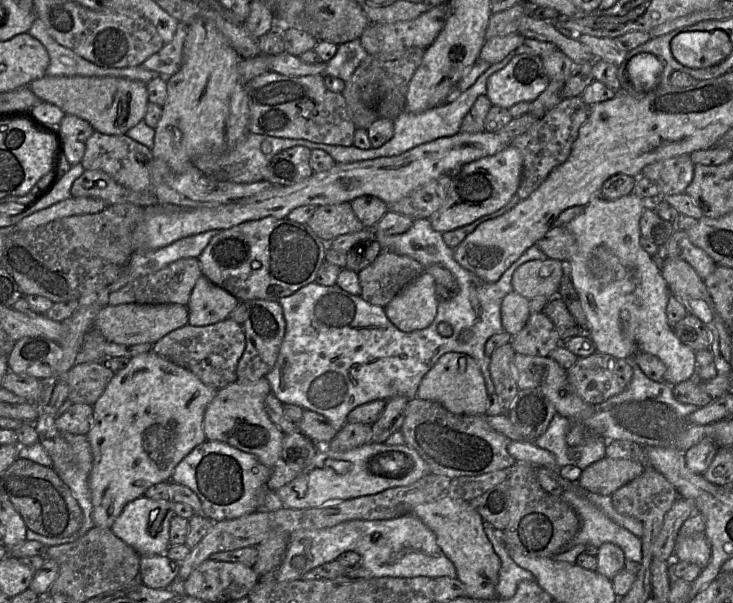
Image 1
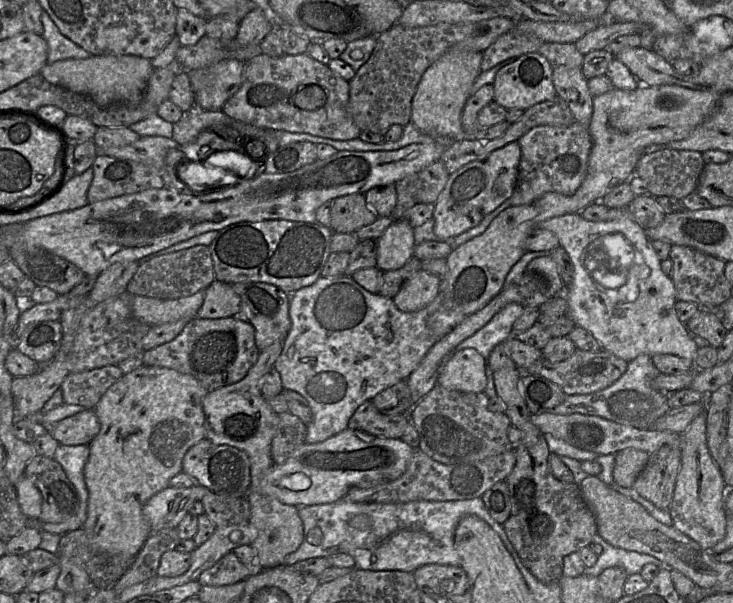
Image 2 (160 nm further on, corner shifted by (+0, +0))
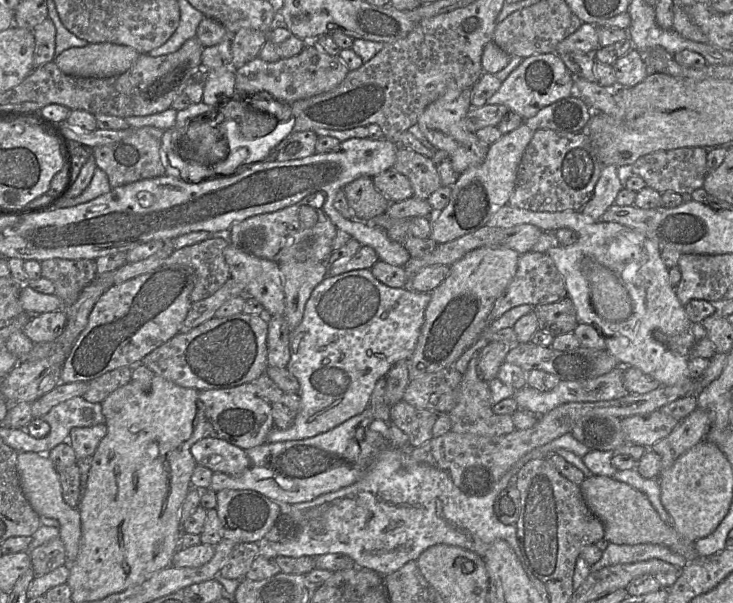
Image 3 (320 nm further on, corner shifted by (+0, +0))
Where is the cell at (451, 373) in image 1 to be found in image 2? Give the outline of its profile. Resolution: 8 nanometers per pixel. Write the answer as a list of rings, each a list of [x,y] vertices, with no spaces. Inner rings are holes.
[[[474,348],[453,351],[442,361],[437,384],[460,392],[484,392],[487,386],[486,360]]]

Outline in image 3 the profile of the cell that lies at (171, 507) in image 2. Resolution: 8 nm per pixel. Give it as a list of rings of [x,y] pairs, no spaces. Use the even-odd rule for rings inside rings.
[[[400,360],[386,375],[384,404],[369,405],[361,414],[311,438],[266,442],[245,450],[249,458],[247,469],[238,476],[214,472],[207,489],[216,493],[223,489],[253,490],[280,505],[291,505],[311,501],[320,495],[355,483],[365,473],[376,455],[387,449],[387,439],[370,428],[373,421],[384,422],[388,429],[388,448],[410,447],[408,436],[395,426],[390,418],[391,407],[402,401],[409,381],[409,360]]]

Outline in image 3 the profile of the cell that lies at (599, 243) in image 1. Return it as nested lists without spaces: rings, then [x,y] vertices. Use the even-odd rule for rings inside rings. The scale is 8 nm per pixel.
[[[509,204],[499,208],[486,225],[509,228],[520,224],[532,224],[548,232],[569,228],[578,233],[578,240],[574,244],[555,244],[548,249],[547,254],[564,278],[566,295],[576,309],[579,323],[589,324],[601,334],[606,342],[606,350],[621,366],[638,368],[655,378],[662,386],[691,382],[693,378],[688,369],[690,356],[673,353],[666,346],[666,339],[691,330],[692,322],[676,295],[675,287],[670,283],[669,268],[664,264],[661,249],[654,241],[617,222],[591,221],[581,211],[535,212]],[[595,246],[614,248],[623,256],[623,260],[616,263],[615,273],[622,280],[632,301],[633,312],[627,320],[604,320],[594,308],[590,283],[582,271],[582,261],[592,257]],[[622,262],[628,262],[627,278],[620,266]]]

